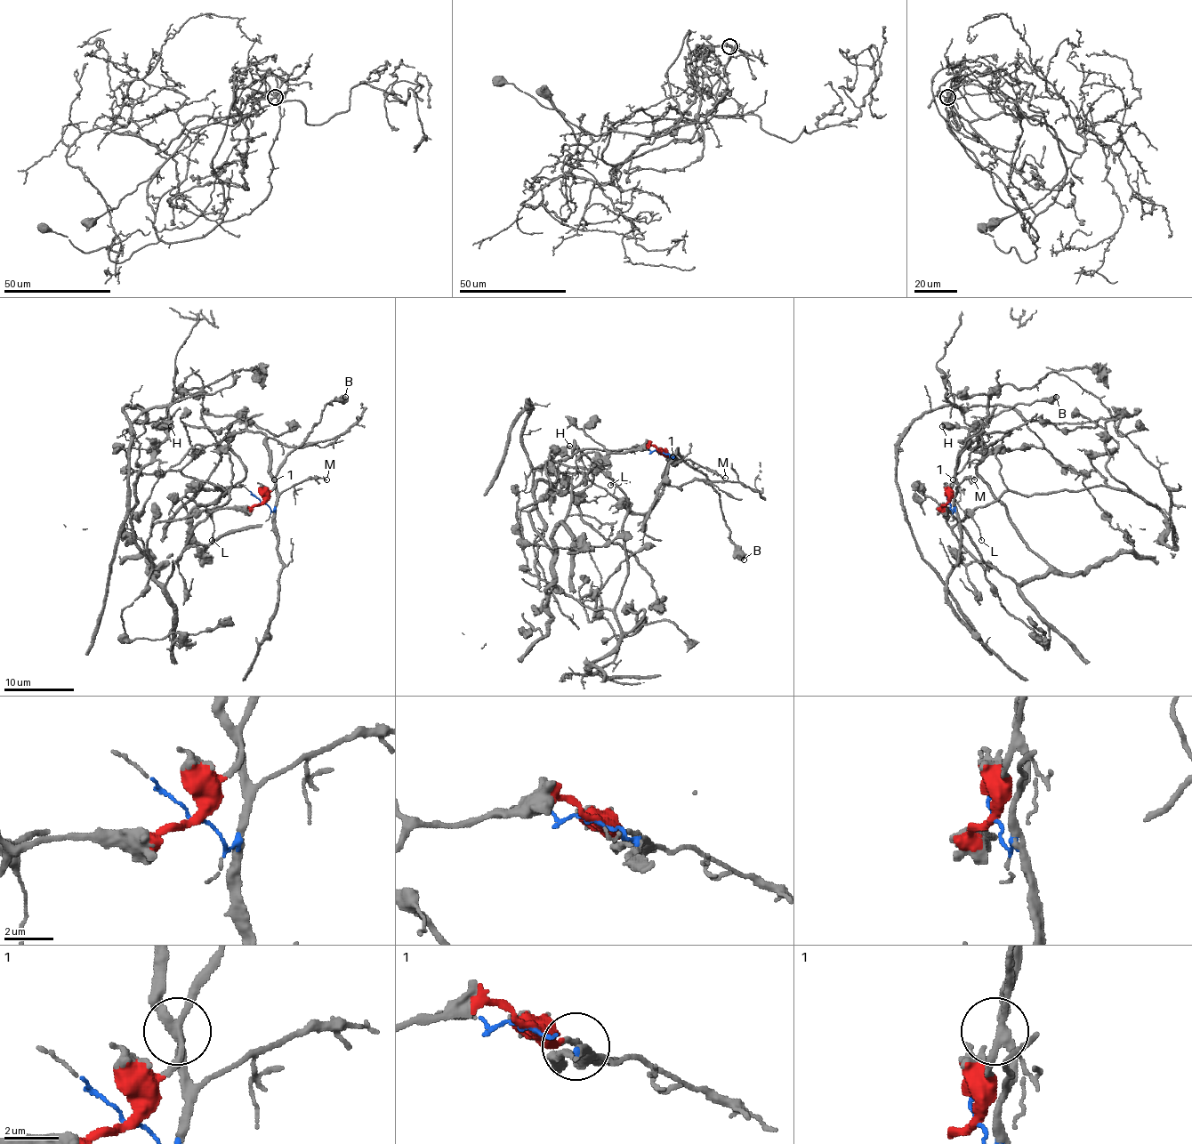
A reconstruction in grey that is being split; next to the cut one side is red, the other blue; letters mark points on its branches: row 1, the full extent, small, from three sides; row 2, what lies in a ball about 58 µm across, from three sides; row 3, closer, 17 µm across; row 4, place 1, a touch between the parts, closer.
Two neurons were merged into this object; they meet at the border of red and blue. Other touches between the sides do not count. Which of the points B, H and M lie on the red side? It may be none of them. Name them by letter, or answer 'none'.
B, H

